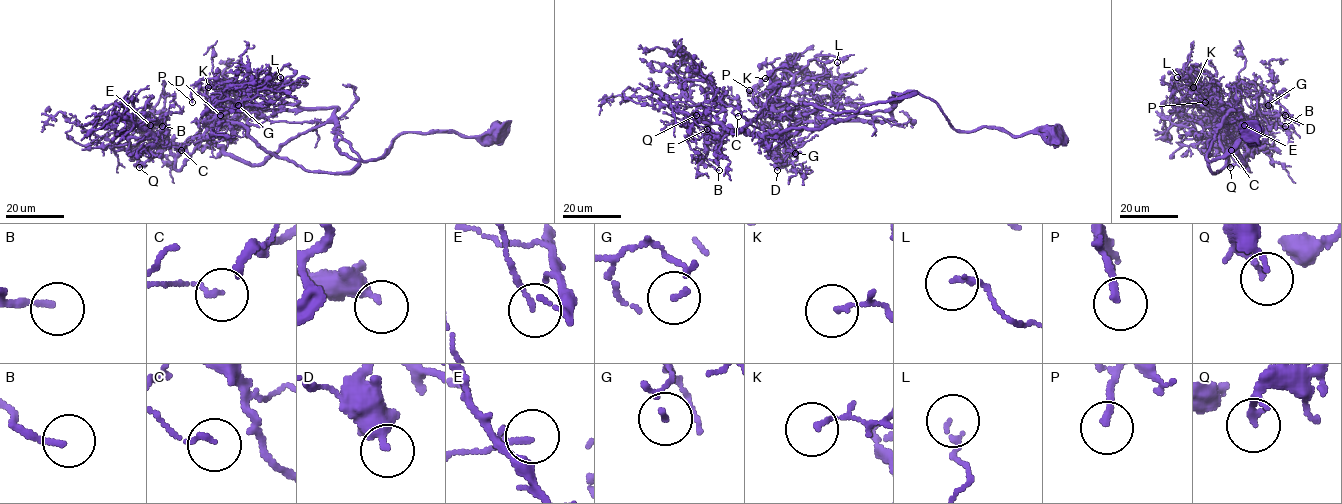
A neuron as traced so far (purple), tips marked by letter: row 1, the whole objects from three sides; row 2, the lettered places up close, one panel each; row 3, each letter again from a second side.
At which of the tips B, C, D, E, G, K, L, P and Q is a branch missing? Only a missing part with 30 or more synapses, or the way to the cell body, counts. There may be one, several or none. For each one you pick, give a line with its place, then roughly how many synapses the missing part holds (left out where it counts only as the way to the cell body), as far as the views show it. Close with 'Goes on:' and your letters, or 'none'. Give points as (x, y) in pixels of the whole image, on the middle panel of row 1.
Goes on: none

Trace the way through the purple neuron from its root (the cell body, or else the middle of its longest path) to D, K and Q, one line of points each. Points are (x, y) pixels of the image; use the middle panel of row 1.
D: (1055, 135), (957, 131), (935, 102), (912, 91), (895, 101), (892, 121), (798, 122), (776, 132), (777, 170)
K: (1055, 135), (957, 131), (918, 94), (855, 111), (806, 103), (776, 110), (782, 86), (765, 78)
Q: (1055, 135), (957, 131), (917, 91), (890, 110), (760, 135), (696, 115)

